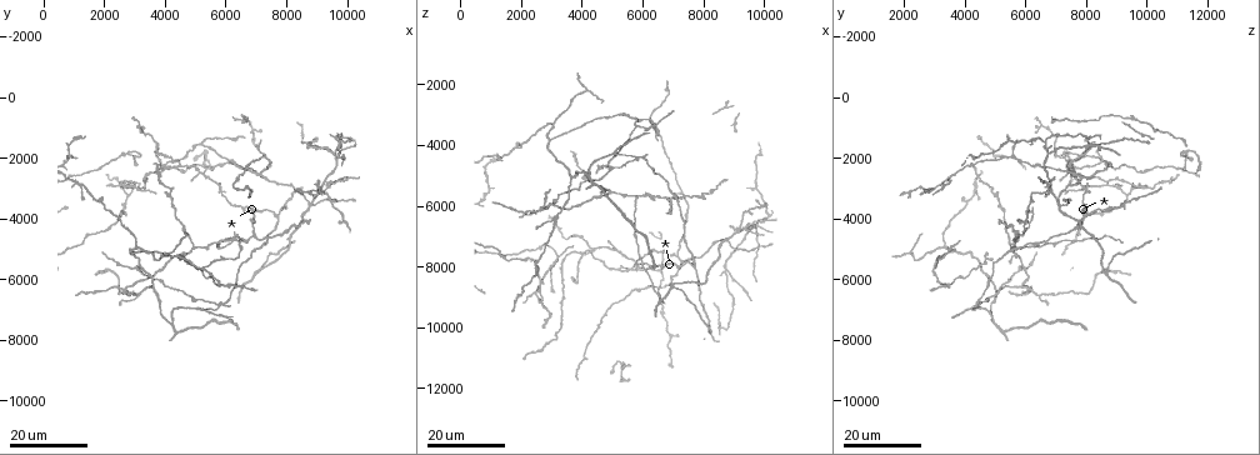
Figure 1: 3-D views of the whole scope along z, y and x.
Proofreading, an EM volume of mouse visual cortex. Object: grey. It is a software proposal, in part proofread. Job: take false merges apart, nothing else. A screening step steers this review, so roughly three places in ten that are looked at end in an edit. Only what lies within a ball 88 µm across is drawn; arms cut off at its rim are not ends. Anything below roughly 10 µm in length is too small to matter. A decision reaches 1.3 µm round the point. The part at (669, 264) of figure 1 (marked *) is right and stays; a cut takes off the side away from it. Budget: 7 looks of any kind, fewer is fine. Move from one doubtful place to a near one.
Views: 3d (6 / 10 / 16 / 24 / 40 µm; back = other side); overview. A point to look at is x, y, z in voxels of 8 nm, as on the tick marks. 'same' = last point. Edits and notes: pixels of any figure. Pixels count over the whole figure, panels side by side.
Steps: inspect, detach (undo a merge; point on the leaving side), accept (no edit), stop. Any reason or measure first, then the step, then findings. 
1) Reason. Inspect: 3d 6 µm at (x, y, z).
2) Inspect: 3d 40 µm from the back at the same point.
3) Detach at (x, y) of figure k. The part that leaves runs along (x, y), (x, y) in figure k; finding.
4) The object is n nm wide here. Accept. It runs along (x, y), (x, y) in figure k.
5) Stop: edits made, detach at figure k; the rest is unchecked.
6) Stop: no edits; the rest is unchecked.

A fork. Inspect: 3d 24 µm at (7100, 2500, 7700).

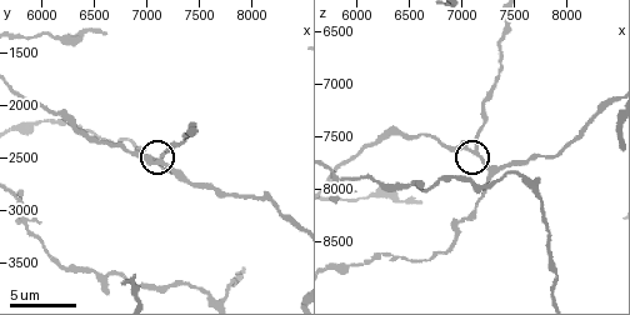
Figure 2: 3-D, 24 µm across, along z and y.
Zoom in. Inspect: 3d 6 µm at (7140, 2540, 7660).

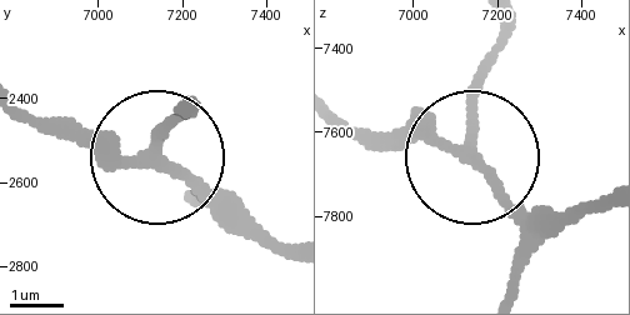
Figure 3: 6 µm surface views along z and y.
The side arm is 58 µm long; 3 arms meet here. Accept. Continuous, no second neuron.

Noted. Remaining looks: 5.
Side arm on a straight run. Inspect: 3d 24 µm at (7000, 5800, 8700).

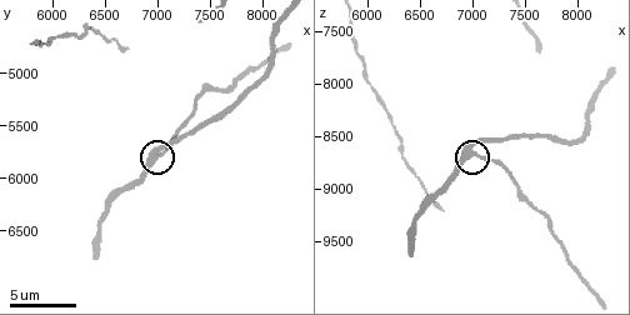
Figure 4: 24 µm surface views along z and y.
Inspect: 3d 10 µm at (7040, 5760, 8640).

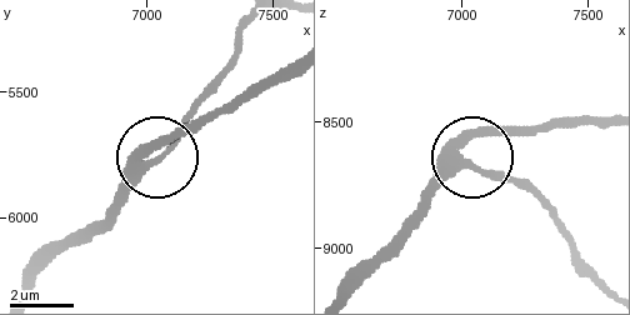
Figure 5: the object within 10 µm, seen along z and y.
Accept. It runs along (605, 125), (485, 128), (423, 203) in figure 5; one neuron here.

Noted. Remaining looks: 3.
Arms part here. Inspect: 3d 16 µm at (3300, 6300, 6000).

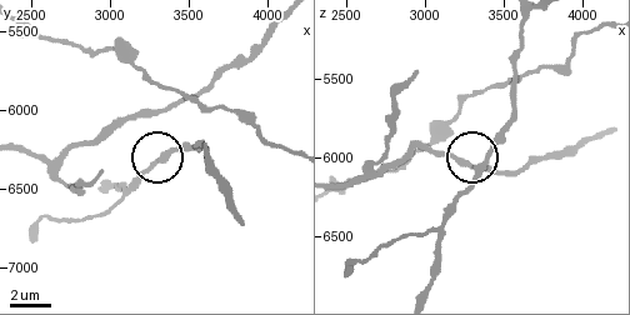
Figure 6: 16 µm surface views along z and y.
Inspect: 3d 10 µm at (3380, 6240, 6040).

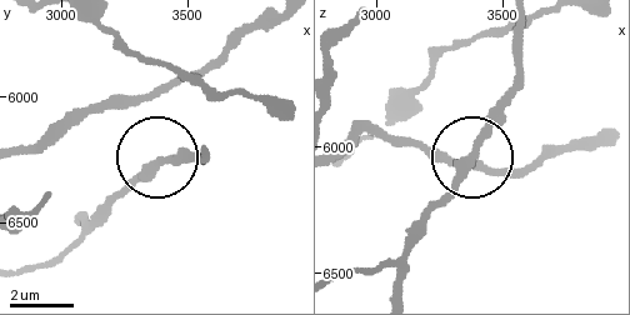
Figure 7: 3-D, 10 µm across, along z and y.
The side arm is 39 µm long. Accept. It runs along (205, 154), (156, 158), (95, 216) in figure 7; continuous, no second neuron.

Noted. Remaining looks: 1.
Stop: no edits; the rest is unchecked.

